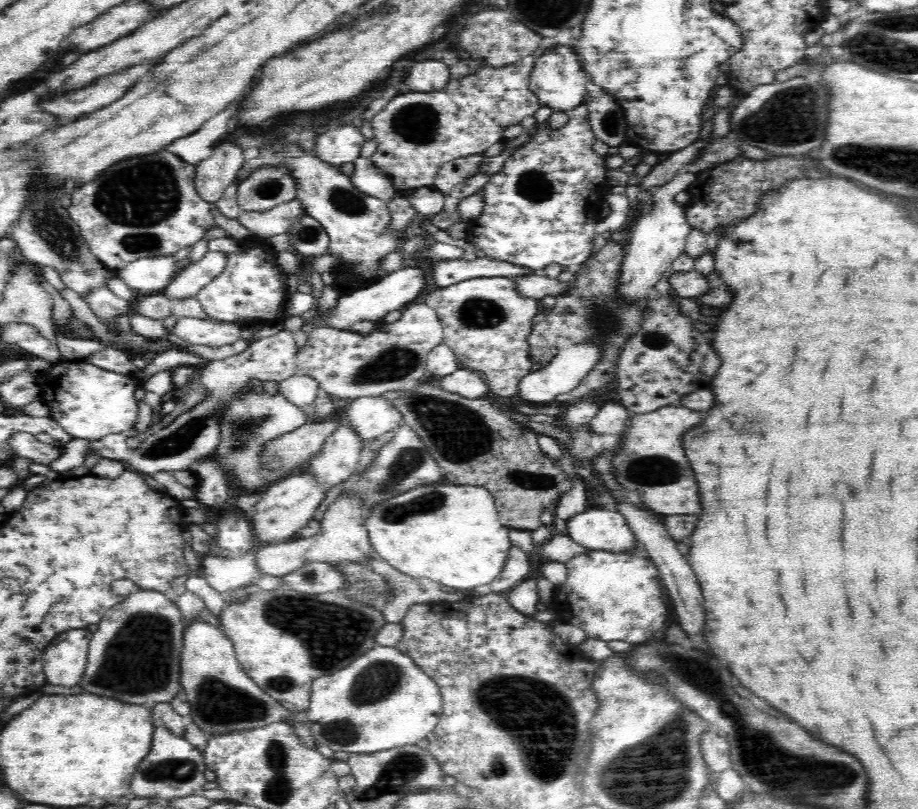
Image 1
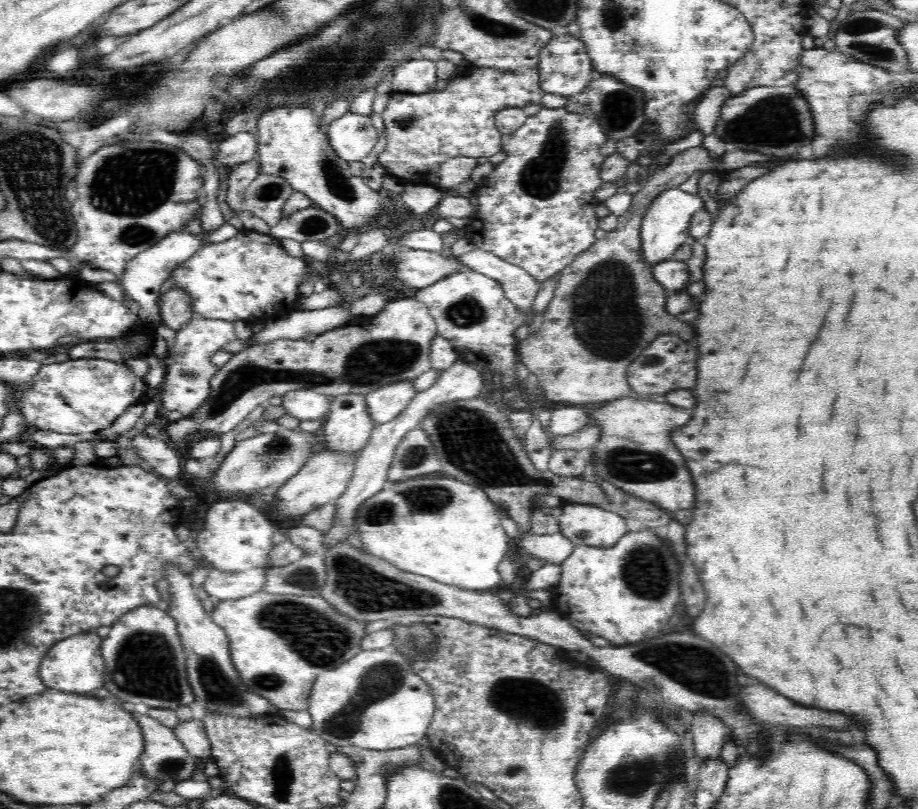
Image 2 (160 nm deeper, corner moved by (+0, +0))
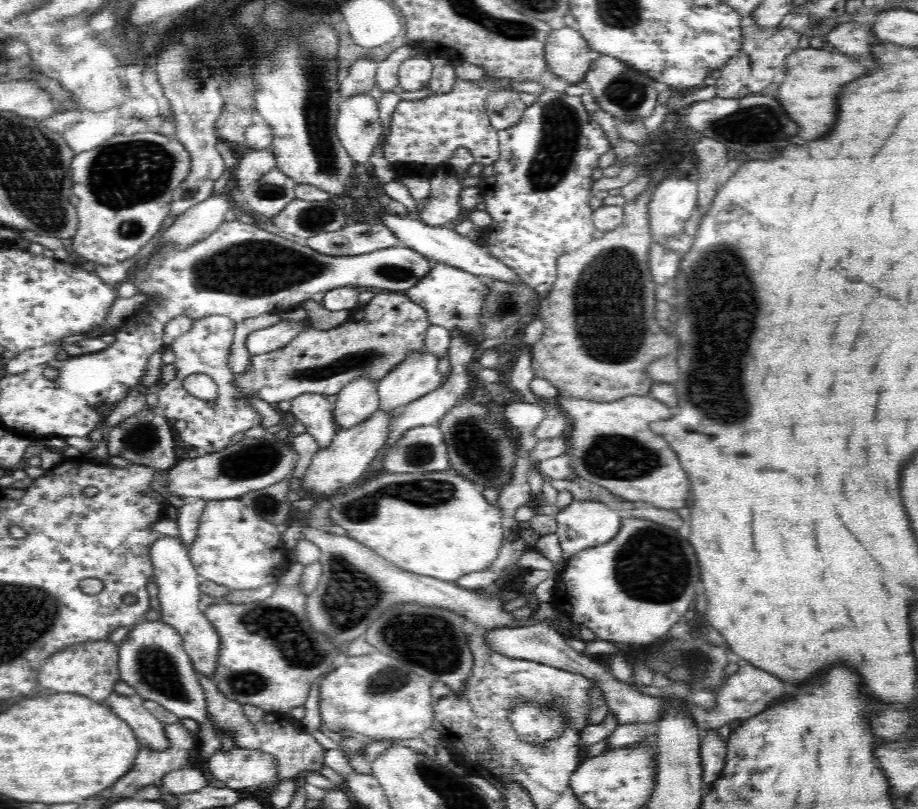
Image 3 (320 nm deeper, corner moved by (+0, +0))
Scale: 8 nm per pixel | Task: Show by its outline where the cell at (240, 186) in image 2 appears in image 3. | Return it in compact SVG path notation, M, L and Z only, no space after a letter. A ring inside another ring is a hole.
M248 150L238 160L236 166L237 187L239 190L246 185L251 185L260 180L270 170L277 168L277 161L274 153L270 150Z

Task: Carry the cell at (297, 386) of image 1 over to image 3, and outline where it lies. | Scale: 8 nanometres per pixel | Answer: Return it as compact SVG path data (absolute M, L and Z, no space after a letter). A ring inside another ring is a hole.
M306 392L303 395L296 396L296 398L291 399L291 409L290 412L293 416L300 420L300 423L305 425L307 431L314 439L317 440L318 446L326 448L334 439L338 432L336 423L334 423L333 415L334 404L328 401L326 395L321 395L320 393Z

